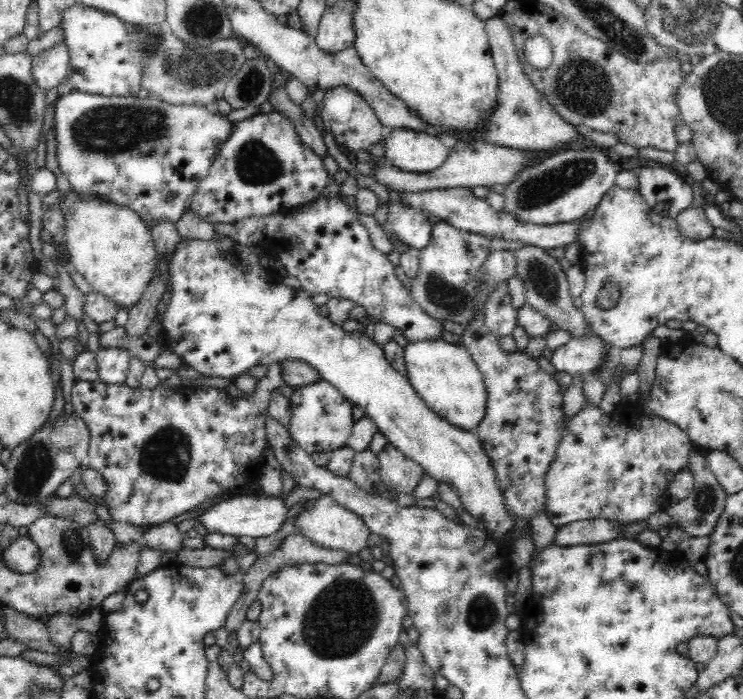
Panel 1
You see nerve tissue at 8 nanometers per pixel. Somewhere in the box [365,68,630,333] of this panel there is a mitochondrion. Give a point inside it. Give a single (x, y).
(540, 190)

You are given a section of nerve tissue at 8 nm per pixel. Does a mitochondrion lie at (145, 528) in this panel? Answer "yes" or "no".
no

